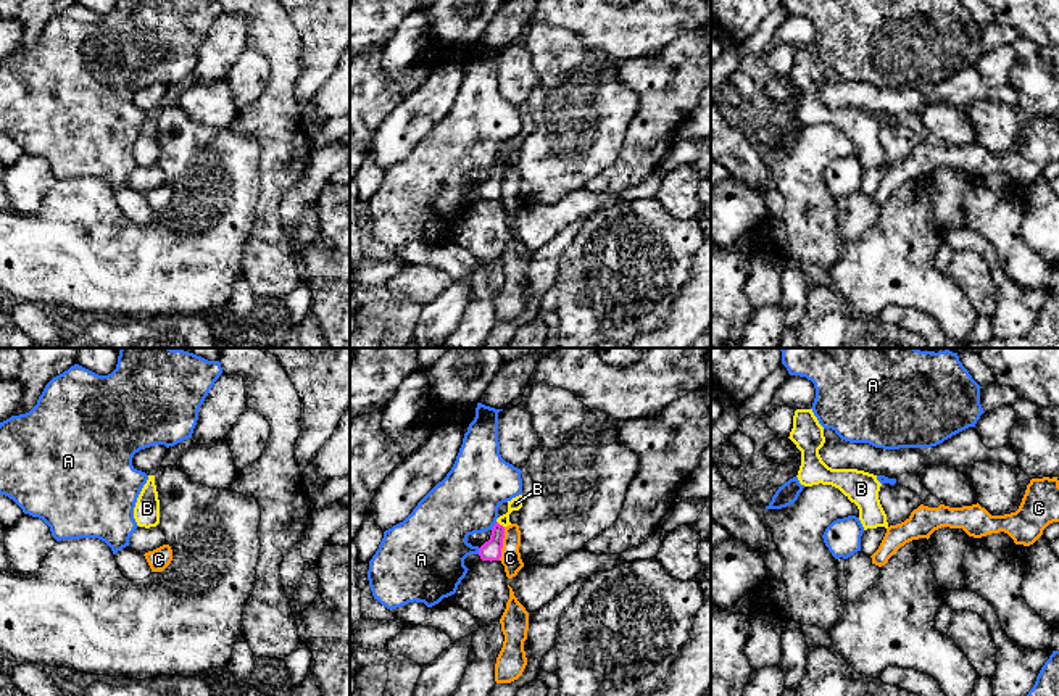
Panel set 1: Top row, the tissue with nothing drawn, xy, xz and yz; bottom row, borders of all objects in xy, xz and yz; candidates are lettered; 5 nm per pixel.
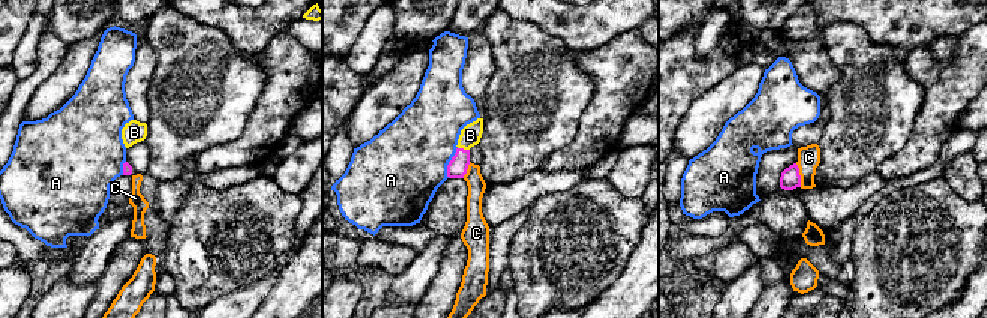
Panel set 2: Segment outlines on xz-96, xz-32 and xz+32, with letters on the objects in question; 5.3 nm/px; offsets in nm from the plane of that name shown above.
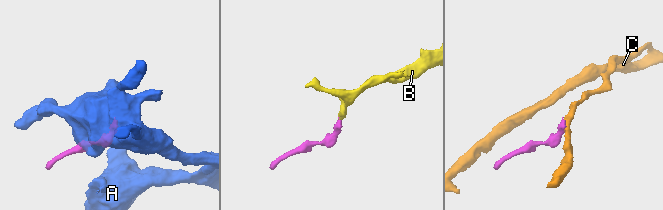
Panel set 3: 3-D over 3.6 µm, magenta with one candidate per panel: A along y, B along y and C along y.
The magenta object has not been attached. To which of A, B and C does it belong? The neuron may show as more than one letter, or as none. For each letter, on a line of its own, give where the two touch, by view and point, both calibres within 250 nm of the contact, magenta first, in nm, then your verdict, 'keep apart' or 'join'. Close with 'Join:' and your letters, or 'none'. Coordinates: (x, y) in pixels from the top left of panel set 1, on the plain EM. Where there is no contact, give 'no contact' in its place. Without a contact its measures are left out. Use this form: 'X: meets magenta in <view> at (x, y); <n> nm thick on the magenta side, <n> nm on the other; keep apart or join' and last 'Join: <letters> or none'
A: meets magenta in xz at (494, 165); 100 nm thick on the magenta side, 320 nm on the other; keep apart
B: meets magenta in xz at (498, 163); 100 nm thick on the magenta side, 60 nm on the other; join
C: meets magenta in xz at (502, 182); 100 nm thick on the magenta side, 100 nm on the other; keep apart
Join: B

